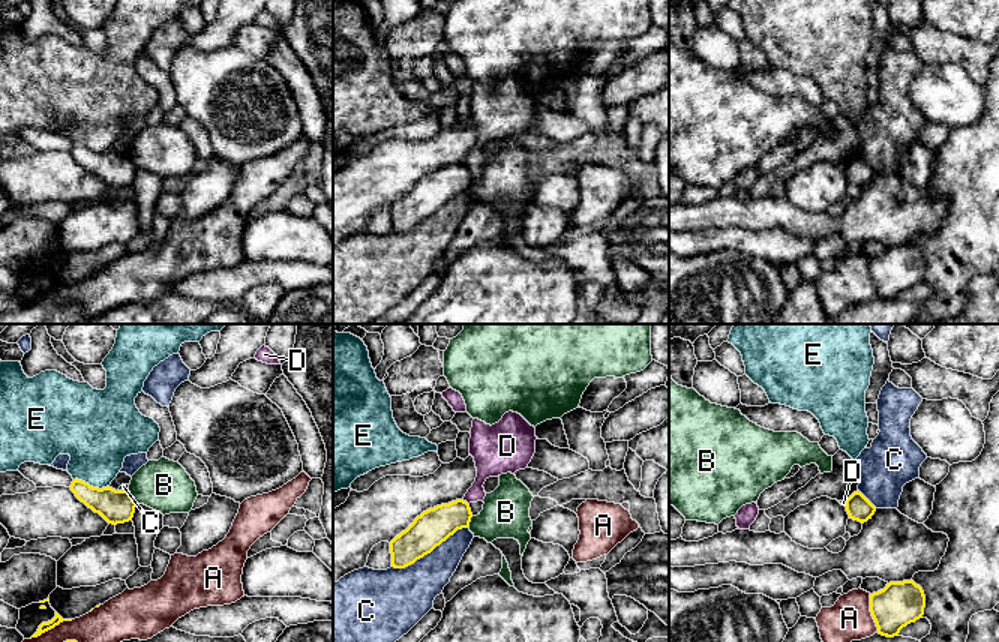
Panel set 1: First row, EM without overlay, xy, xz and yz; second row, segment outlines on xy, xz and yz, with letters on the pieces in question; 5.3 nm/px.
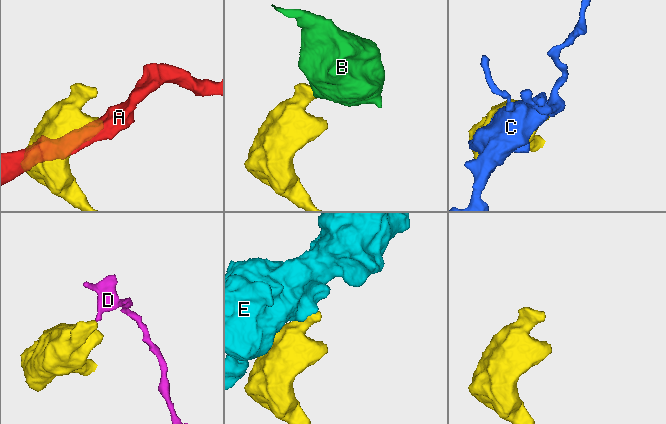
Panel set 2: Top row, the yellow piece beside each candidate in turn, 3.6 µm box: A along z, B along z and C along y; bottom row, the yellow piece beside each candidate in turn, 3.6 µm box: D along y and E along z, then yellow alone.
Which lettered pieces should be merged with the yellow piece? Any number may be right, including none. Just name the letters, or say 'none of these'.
none of these

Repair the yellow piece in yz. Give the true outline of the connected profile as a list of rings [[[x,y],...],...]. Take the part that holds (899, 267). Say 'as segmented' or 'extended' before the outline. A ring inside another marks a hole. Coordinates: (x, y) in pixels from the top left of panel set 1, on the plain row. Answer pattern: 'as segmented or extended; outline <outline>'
as segmented; outline [[[912,243],[890,246],[878,256],[870,258],[870,276],[878,297],[886,302],[898,300],[900,294],[922,282],[926,260]]]

